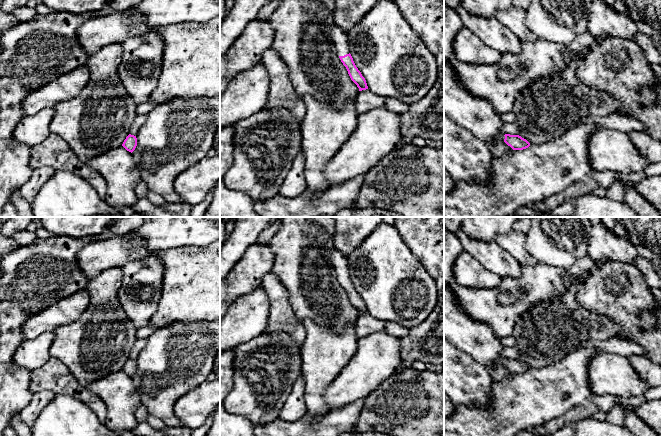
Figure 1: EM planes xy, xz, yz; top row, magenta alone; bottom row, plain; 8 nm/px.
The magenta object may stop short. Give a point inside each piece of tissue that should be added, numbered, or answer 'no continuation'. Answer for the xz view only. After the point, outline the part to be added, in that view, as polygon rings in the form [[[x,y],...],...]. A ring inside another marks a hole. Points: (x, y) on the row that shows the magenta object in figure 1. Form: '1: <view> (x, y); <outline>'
1: xz (339, 37); [[[334,20],[327,24],[331,38],[336,46],[338,56],[344,56],[350,53],[347,33],[345,33]]]

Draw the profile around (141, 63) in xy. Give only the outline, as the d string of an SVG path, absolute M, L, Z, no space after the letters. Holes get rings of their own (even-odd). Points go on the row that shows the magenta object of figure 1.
M153 30L122 43L118 76L131 99L138 105L151 101L162 69L164 42Z

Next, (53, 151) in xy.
M50 132L43 142L31 147L30 167L34 170L41 166L50 166L55 170L71 171L79 175L105 200L107 184L103 176L82 163L67 143L55 133Z

